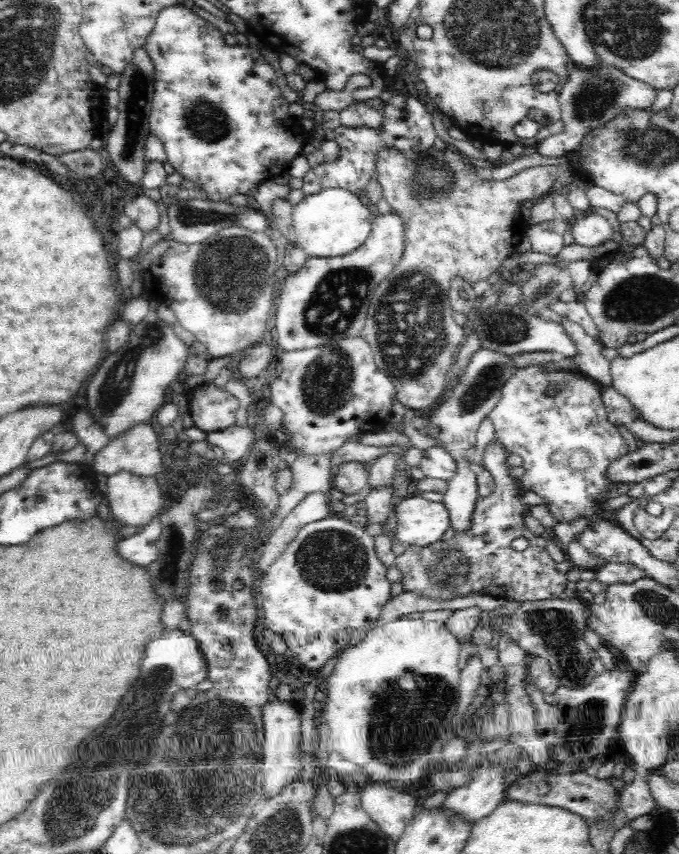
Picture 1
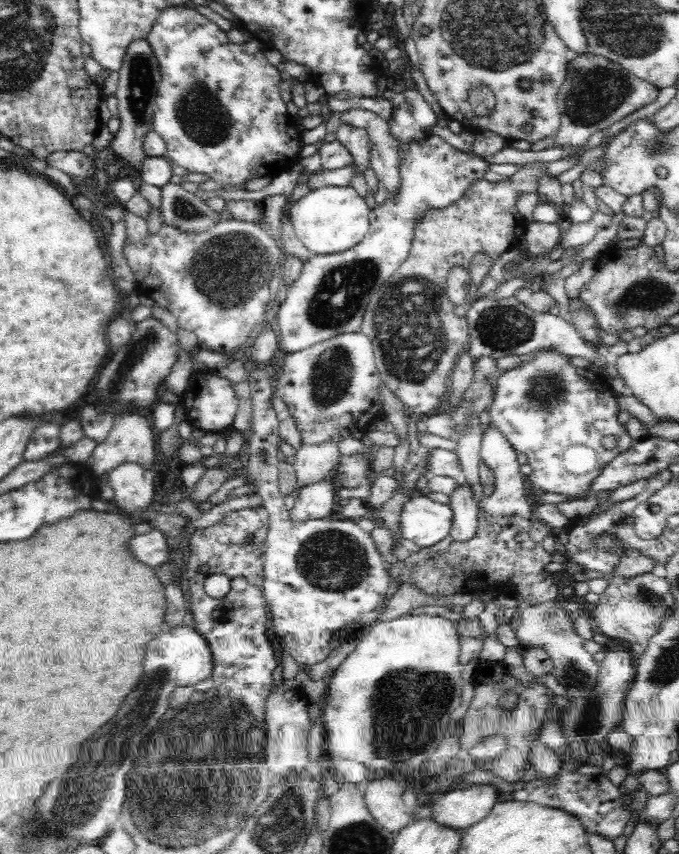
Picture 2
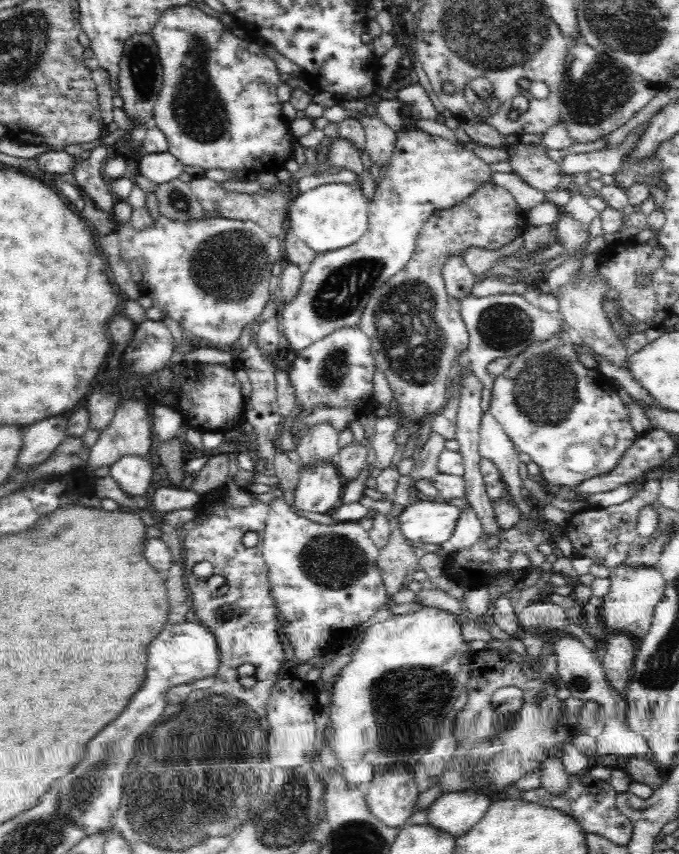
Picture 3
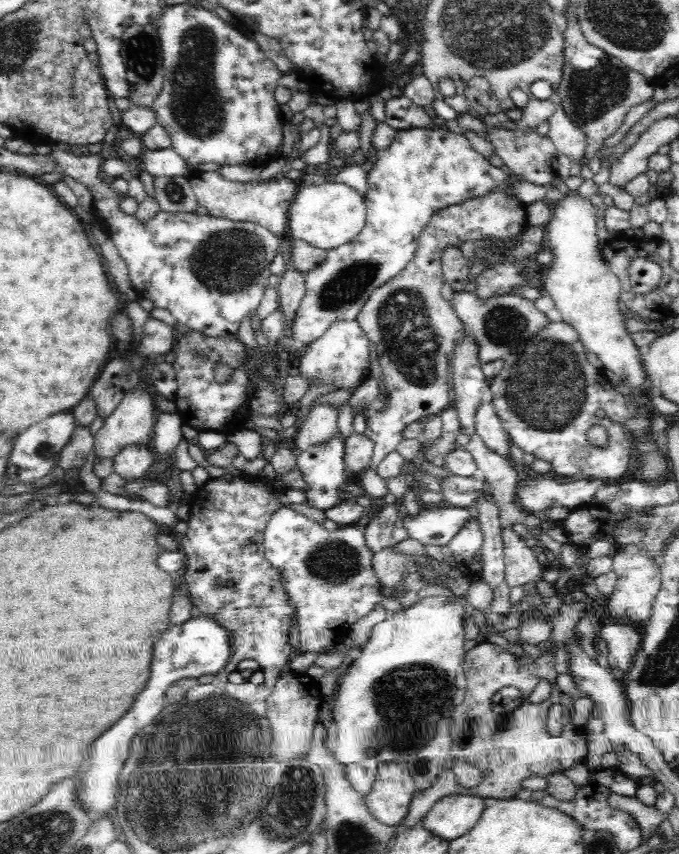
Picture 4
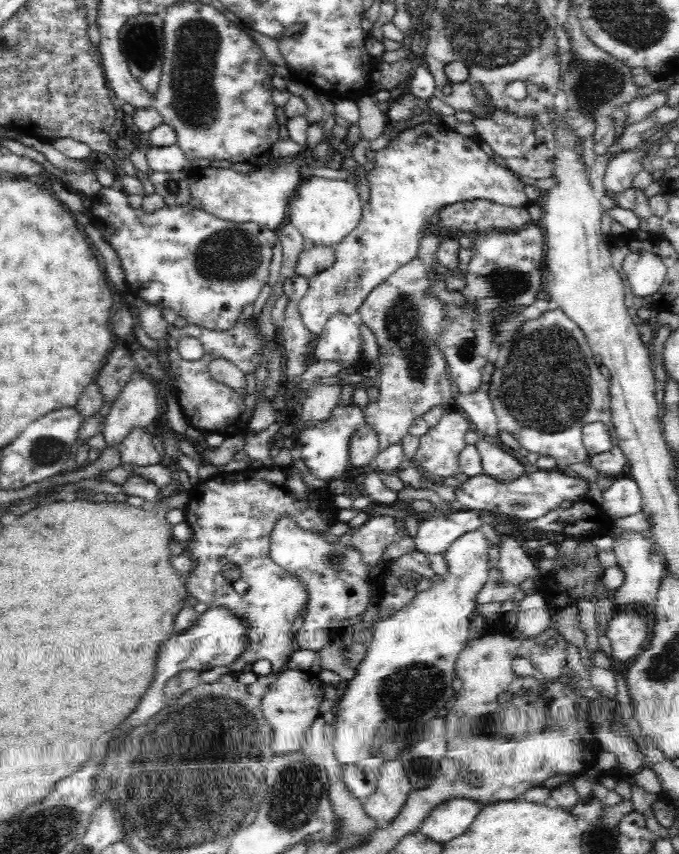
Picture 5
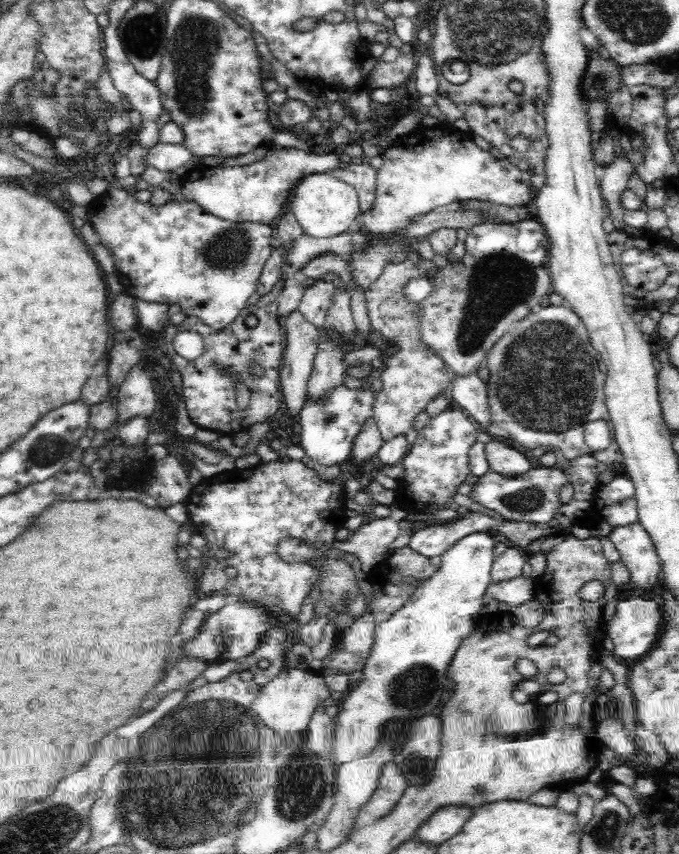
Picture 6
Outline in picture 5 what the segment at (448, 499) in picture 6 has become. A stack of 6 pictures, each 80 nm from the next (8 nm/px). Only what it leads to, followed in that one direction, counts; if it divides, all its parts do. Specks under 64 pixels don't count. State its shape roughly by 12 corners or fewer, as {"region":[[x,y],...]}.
{"region":[[447,409],[419,438],[413,461],[423,474],[461,473],[465,414]]}

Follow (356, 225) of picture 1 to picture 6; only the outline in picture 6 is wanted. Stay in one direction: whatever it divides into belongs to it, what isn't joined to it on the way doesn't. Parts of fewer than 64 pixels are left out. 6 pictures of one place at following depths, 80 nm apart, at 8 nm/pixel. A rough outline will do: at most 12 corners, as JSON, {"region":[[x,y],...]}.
{"region":[[326,173],[302,178],[288,206],[303,232],[332,238],[358,223],[356,189]]}

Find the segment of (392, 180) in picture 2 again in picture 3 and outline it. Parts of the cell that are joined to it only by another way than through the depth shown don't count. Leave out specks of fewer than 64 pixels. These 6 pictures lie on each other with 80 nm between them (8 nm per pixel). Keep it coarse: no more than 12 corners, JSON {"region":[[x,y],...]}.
{"region":[[378,115],[358,116],[370,160],[384,170],[397,130]]}

